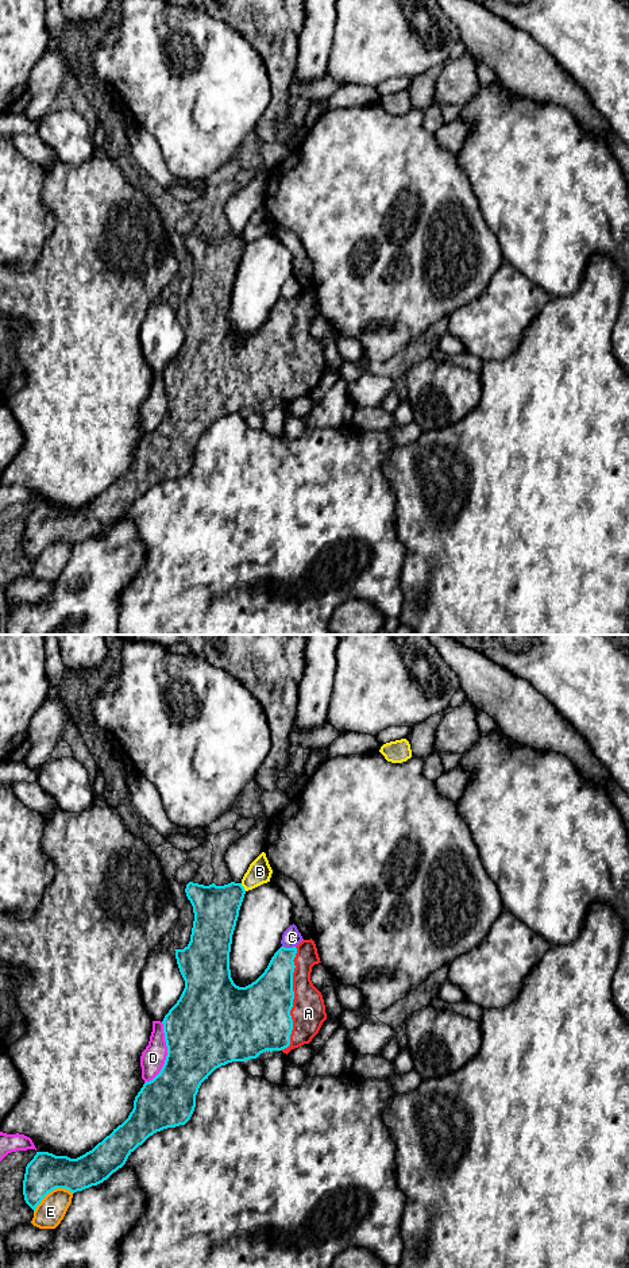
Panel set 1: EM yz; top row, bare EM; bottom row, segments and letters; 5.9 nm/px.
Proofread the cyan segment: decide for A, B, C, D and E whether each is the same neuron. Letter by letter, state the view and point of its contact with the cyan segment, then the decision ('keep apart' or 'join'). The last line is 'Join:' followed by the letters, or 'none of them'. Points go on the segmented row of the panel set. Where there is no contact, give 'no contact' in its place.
A: yz (293, 998) | join
B: yz (243, 887) | keep apart
C: yz (289, 948) | keep apart
D: yz (168, 1055) | keep apart
E: yz (51, 1190) | keep apart
Join: A

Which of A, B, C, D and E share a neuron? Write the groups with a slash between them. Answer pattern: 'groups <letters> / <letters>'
groups A / B / C / D / E

